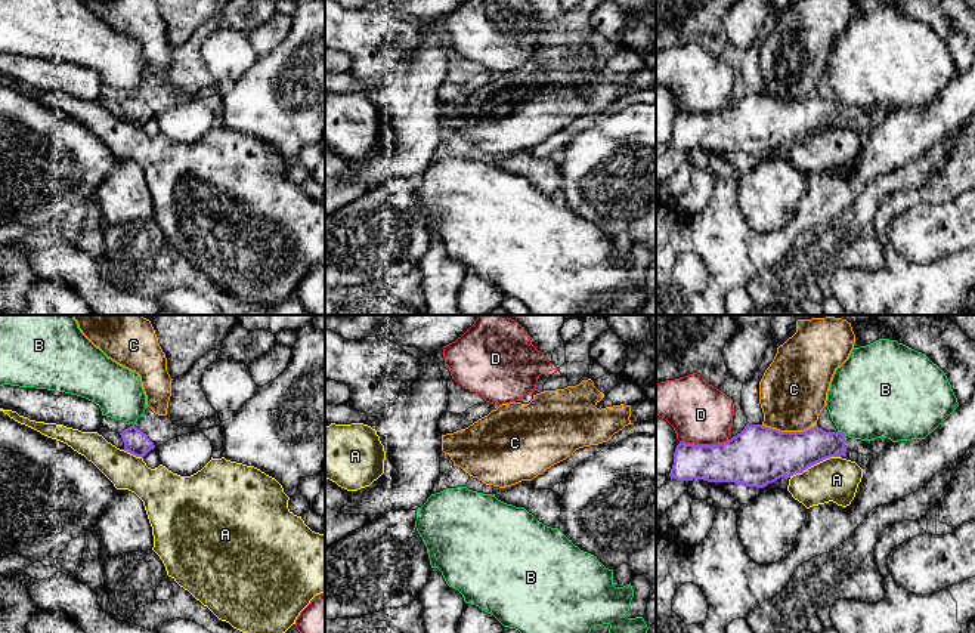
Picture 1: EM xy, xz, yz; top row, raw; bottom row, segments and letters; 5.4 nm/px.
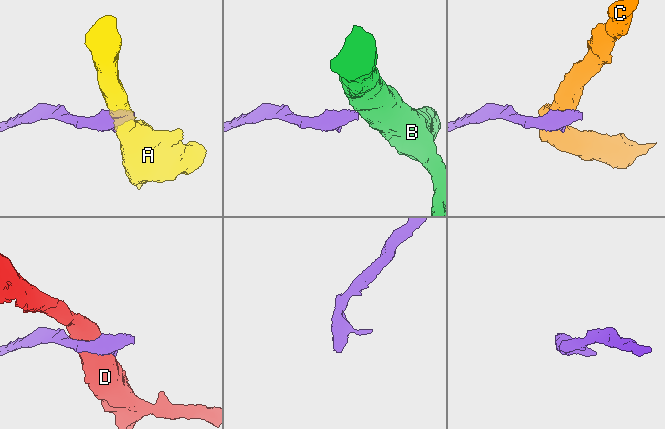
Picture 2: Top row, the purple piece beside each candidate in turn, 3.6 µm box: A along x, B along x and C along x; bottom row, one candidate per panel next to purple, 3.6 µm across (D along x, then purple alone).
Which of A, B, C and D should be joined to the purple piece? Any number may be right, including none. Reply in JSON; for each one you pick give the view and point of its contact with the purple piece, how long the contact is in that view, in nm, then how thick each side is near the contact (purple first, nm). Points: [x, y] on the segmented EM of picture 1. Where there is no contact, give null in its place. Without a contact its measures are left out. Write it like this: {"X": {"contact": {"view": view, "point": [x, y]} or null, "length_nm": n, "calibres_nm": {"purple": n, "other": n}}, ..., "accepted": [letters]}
{"accepted": []}

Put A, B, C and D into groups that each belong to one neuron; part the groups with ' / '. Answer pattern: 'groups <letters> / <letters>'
groups A / B / C / D

